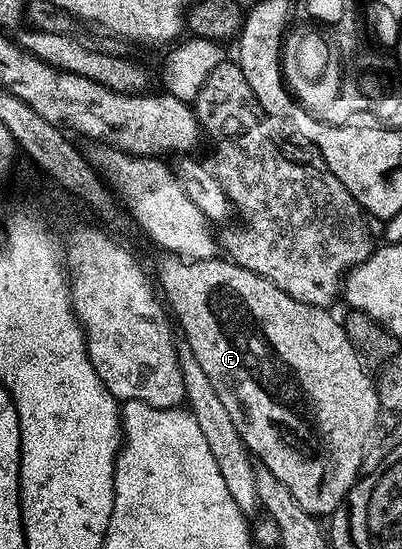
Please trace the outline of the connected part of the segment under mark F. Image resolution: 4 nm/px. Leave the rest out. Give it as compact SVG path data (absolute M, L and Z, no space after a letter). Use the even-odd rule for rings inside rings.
M176 254L161 256L163 257L159 260L157 284L161 289L162 299L174 321L176 318L179 322L178 331L181 336L181 331L183 331L183 336L187 339L188 346L191 347L188 348L189 354L201 366L201 370L205 370L209 382L213 382L213 390L217 390L217 398L221 398L225 410L229 410L229 418L233 418L233 426L237 426L248 451L289 488L290 493L306 512L310 512L316 518L330 517L331 513L346 500L347 491L359 479L363 467L363 455L371 440L369 439L371 431L374 430L375 423L377 423L377 428L381 420L376 381L372 377L371 380L367 377L368 369L359 359L359 353L349 342L342 323L338 319L335 321L330 316L332 313L328 309L315 308L311 304L297 302L292 296L285 294L277 286L273 286L273 282L245 270L229 258L222 258L223 260L219 260L220 258L184 258Z

